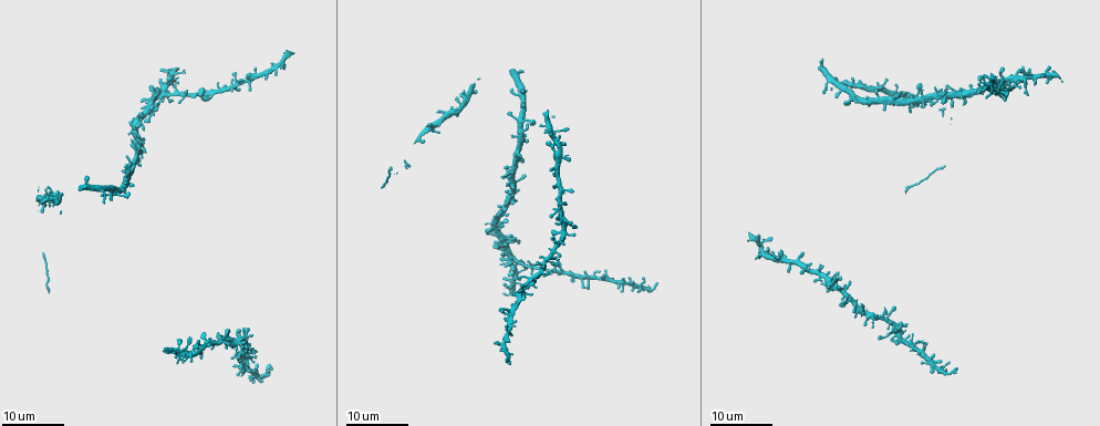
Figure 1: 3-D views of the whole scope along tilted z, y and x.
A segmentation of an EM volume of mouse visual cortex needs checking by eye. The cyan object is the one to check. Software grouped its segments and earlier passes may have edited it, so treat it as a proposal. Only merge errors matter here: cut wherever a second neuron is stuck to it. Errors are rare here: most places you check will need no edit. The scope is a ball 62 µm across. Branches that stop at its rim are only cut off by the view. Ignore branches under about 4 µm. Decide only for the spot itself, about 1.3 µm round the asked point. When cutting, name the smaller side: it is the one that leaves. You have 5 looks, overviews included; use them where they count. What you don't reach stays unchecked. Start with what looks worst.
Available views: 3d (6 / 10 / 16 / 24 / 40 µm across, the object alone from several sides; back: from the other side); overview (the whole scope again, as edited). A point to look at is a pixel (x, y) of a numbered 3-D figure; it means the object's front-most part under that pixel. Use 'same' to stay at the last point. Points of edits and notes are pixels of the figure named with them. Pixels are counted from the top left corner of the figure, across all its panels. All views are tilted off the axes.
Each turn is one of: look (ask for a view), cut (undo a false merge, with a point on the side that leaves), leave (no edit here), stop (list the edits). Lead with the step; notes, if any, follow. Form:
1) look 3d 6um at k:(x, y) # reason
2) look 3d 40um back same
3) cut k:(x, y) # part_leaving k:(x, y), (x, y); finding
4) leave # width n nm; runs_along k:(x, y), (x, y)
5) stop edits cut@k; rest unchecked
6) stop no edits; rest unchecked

look 3d 24um at 1:(516, 94)

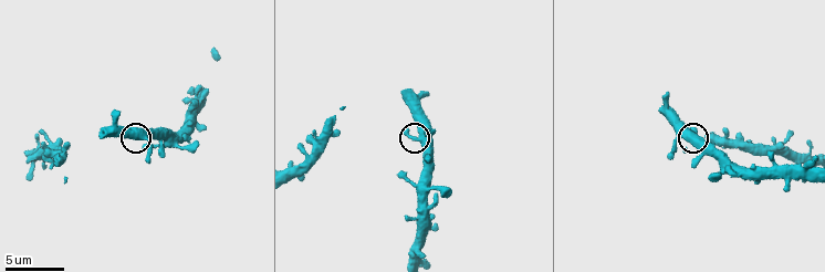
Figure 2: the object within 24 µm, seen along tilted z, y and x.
look 3d 10um at 2:(418, 139)

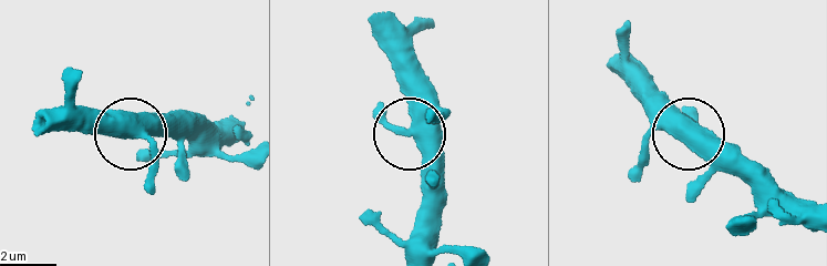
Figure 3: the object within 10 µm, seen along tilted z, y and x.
leave # runs_along 3:(463, 255), (433, 247), (423, 225), (411, 128), (425, 72); all the same neuron

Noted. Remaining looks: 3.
look 3d 24um at 1:(513, 261) # three arms meet

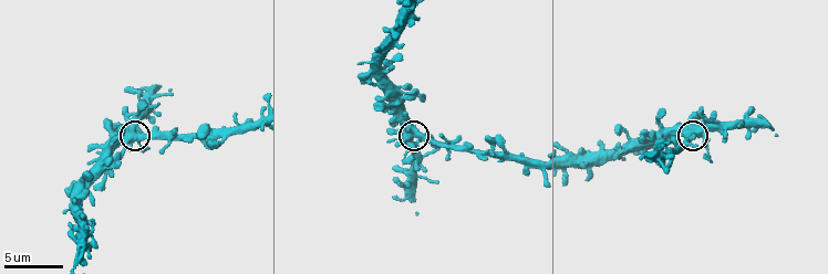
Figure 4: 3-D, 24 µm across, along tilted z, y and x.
look 3d 6um at 4:(132, 133)

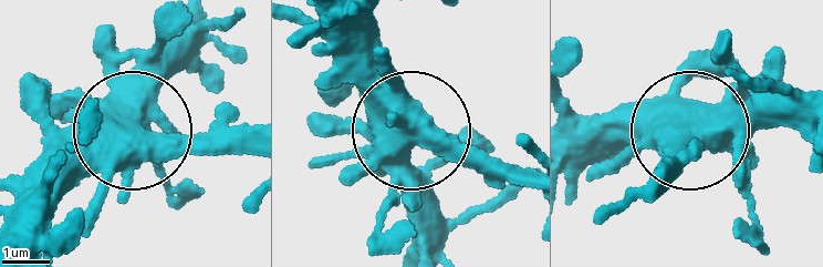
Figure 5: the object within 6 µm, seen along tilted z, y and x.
leave # width 550 nm; all the same neuron

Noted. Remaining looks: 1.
stop no edits; rest unchecked

